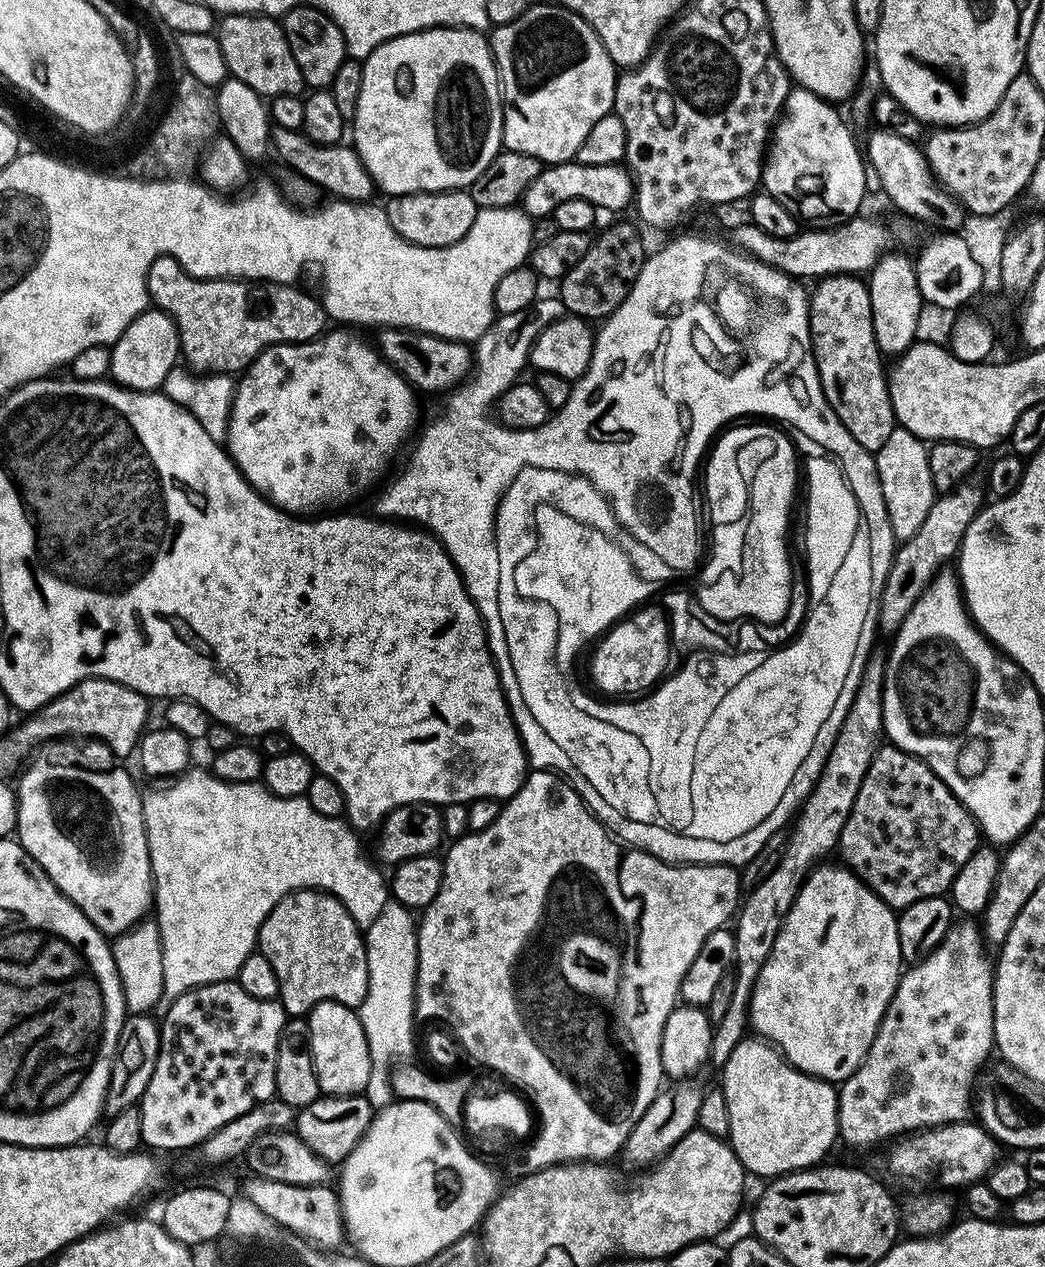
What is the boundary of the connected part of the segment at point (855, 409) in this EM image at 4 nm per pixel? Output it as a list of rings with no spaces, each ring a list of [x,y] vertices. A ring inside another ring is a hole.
[[[859,275],[826,276],[819,281],[816,289],[811,289],[808,302],[808,325],[812,339],[812,353],[818,370],[820,385],[828,405],[838,414],[842,426],[850,430],[854,442],[866,451],[875,454],[886,443],[891,432],[898,427],[892,409],[892,399],[888,393],[886,364],[874,338],[874,326],[870,314],[870,294],[868,285]]]

